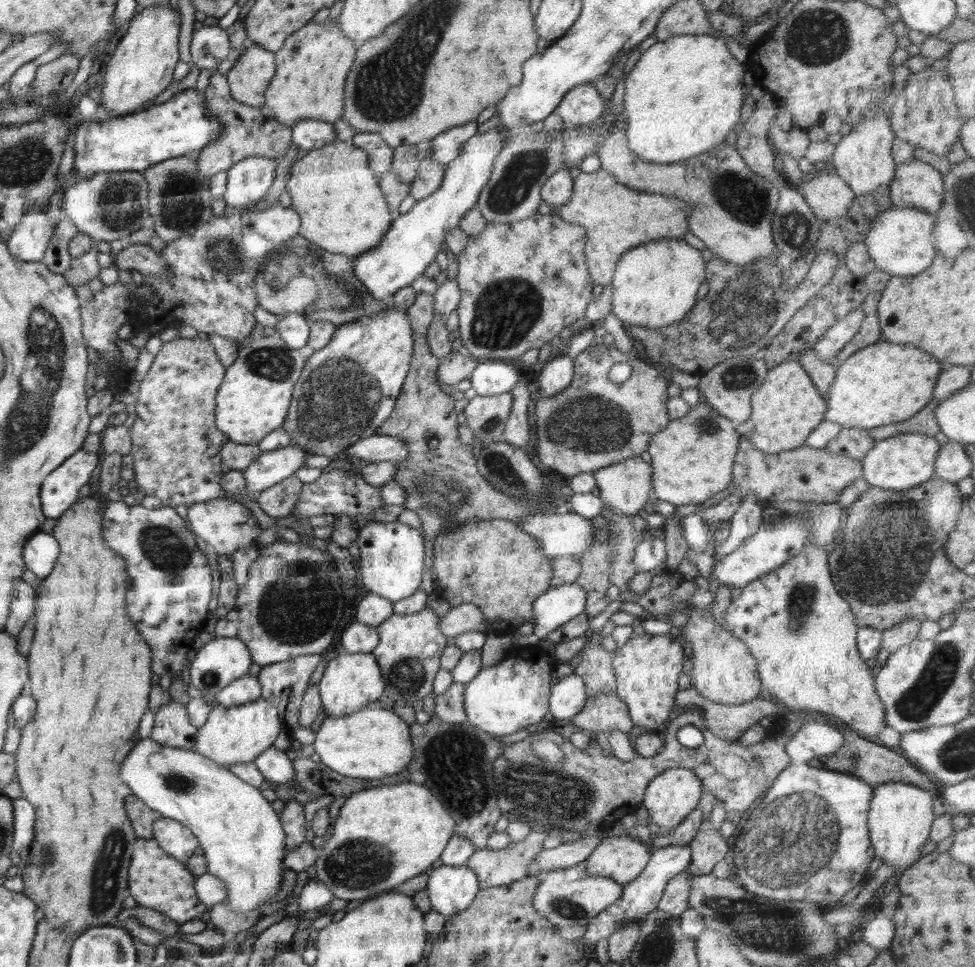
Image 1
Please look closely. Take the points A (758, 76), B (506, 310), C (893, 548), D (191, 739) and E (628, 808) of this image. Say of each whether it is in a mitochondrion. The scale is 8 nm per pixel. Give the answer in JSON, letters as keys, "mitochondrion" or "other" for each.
{"A":"other","B":"mitochondrion","C":"mitochondrion","D":"other","E":"other"}

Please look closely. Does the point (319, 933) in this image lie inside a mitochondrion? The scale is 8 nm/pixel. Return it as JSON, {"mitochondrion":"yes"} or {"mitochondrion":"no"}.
{"mitochondrion":"no"}

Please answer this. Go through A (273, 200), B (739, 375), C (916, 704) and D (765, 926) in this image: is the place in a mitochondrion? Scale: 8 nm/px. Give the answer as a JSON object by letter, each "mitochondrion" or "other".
{"A":"other","B":"mitochondrion","C":"mitochondrion","D":"mitochondrion"}

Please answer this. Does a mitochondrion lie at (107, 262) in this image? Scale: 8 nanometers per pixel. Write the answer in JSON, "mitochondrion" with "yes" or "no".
{"mitochondrion":"no"}

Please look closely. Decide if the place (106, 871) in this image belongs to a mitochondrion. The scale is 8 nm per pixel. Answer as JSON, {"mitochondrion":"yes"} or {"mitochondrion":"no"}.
{"mitochondrion":"yes"}

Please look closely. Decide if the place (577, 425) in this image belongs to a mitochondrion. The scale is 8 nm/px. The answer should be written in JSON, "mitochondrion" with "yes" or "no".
{"mitochondrion":"yes"}

